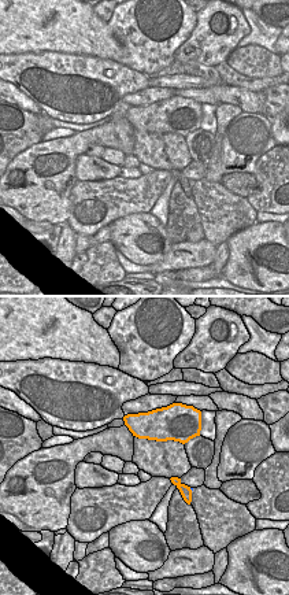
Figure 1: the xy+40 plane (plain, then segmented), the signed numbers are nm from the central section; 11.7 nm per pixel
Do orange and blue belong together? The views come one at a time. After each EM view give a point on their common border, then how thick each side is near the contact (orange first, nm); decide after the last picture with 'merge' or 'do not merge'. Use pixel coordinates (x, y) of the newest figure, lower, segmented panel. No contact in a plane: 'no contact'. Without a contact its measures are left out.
no contact

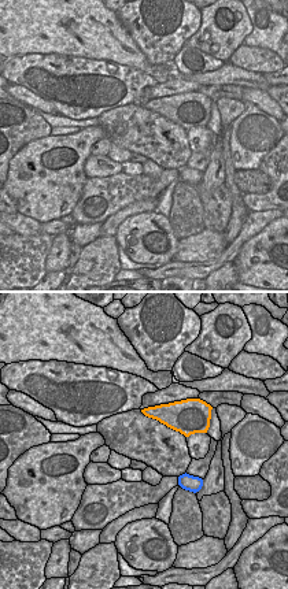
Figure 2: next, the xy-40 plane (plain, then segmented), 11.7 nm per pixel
no contact

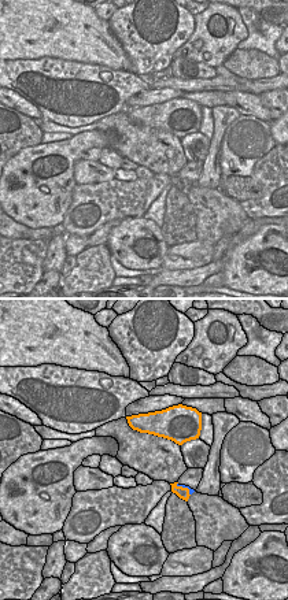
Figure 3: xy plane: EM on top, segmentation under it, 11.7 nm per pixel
(185, 488) | 130/60 nm

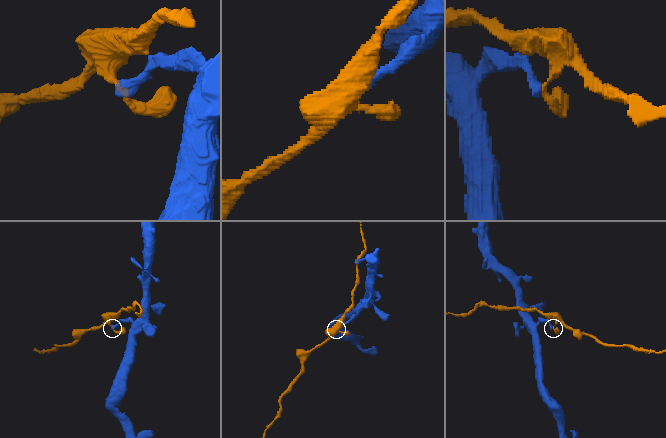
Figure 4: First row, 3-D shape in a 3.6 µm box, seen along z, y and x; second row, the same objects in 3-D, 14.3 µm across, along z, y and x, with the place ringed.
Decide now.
do not merge

